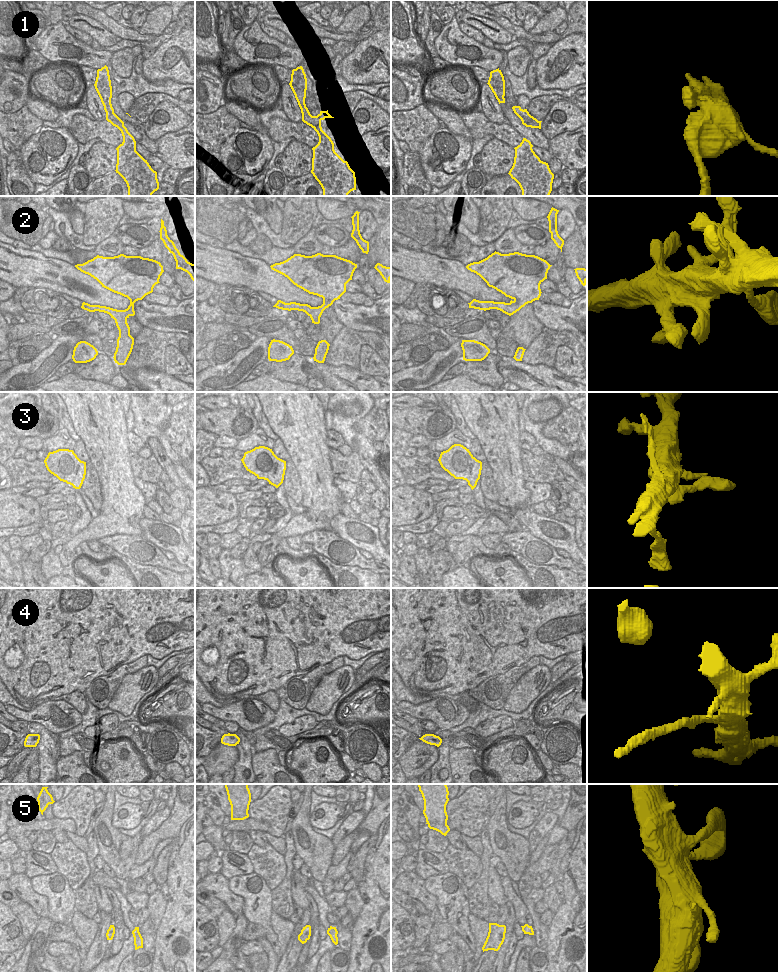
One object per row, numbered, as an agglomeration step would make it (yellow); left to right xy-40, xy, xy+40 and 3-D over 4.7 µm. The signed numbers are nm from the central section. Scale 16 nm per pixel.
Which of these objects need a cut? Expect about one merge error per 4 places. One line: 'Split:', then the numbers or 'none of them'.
Split: 1, 4

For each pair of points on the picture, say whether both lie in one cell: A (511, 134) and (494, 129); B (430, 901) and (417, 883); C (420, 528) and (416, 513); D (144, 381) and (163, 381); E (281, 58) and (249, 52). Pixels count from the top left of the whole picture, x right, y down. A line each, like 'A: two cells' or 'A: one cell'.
A: one cell
B: one cell
C: two cells
D: one cell
E: one cell

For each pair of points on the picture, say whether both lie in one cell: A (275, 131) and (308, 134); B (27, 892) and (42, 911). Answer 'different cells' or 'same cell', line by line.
A: same cell
B: same cell

